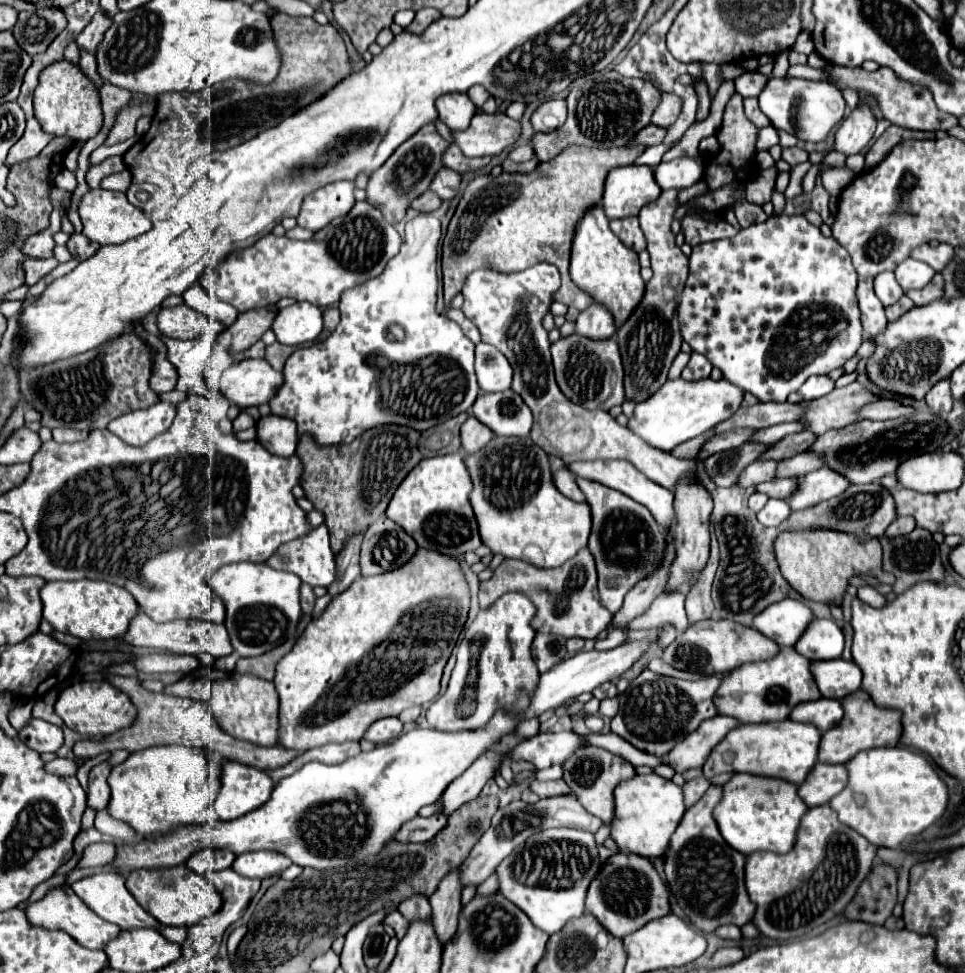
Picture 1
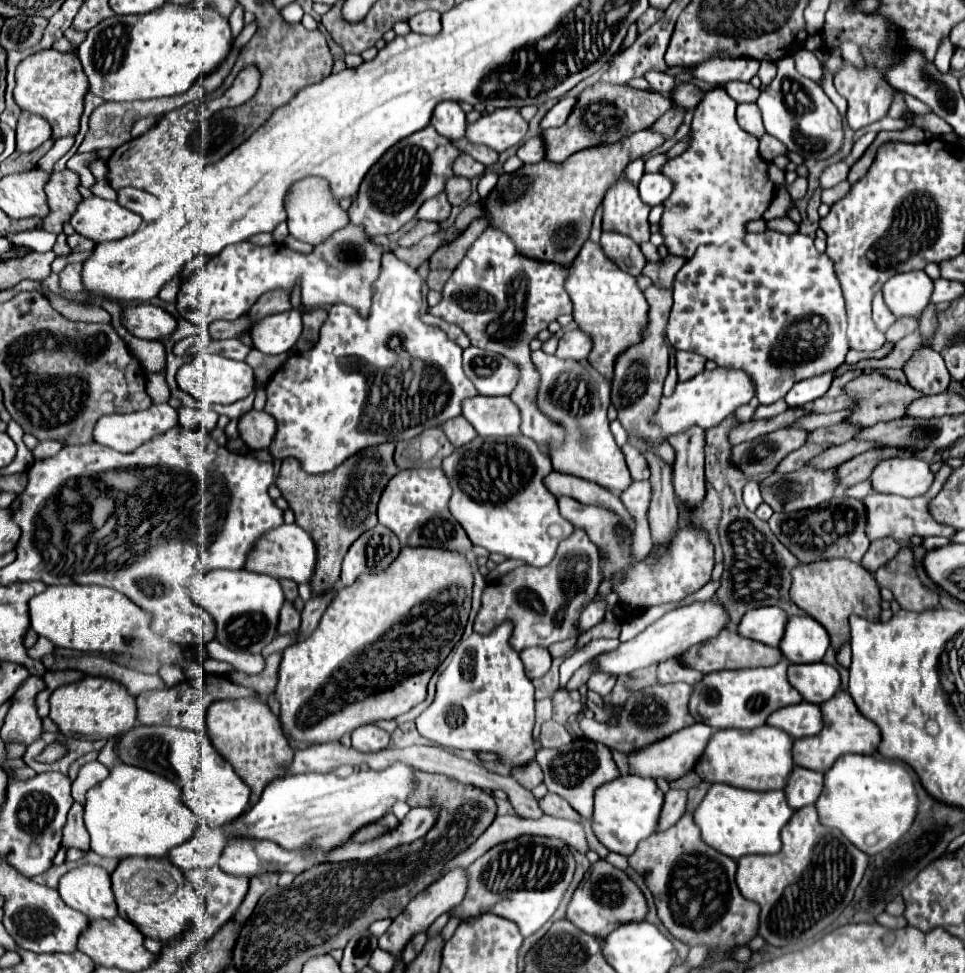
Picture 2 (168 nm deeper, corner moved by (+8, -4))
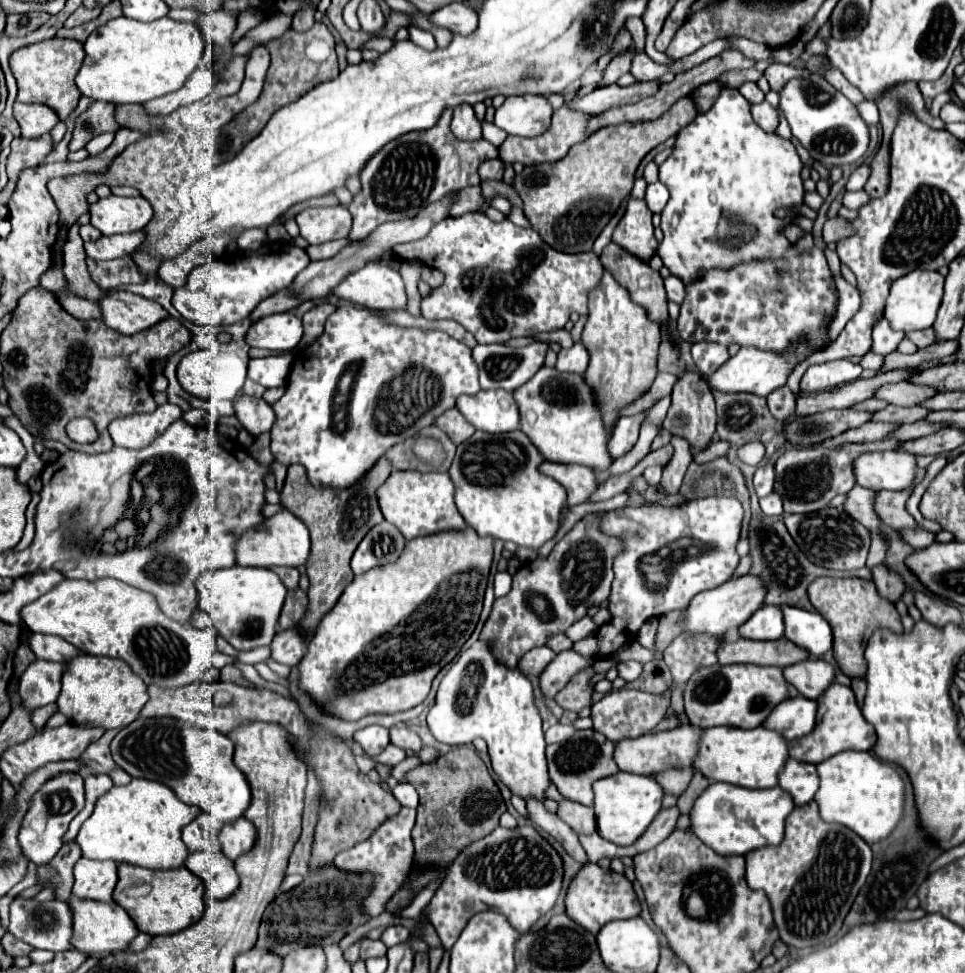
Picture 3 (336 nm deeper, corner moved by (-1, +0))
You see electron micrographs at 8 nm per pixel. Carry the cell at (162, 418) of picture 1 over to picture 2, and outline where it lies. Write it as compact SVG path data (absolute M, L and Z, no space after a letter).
M153 404L151 408L141 410L141 412L133 412L133 414L109 414L109 416L103 416L95 426L95 440L99 444L105 444L107 448L117 450L117 452L133 452L143 442L151 440L157 434L167 432L173 426L177 426L177 410L171 408L169 404Z

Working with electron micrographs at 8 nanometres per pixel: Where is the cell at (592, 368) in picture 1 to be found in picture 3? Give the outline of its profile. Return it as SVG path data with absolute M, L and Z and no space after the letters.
M542 366L536 376L514 392L520 408L520 430L542 450L544 458L560 464L582 464L596 472L608 470L614 458L608 452L612 428L604 424L596 400L596 390L586 382L584 374L560 372Z

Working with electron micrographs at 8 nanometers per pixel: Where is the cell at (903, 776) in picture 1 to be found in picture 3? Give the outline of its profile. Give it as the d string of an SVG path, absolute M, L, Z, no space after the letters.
M842 752L818 764L820 790L814 800L826 822L854 830L868 844L886 840L904 814L904 780L896 768L880 760L874 752Z

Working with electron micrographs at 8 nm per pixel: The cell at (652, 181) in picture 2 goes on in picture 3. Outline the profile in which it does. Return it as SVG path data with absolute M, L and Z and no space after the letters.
M662 182L648 184L648 188L646 188L646 202L648 202L648 208L652 212L660 212L666 206L668 198L670 198L670 192L668 192L668 188Z

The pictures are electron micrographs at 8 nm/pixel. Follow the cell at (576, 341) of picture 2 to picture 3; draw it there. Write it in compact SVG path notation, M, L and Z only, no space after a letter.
M574 342L572 348L562 348L558 352L558 362L556 368L562 372L586 372L588 368L590 354L582 342Z

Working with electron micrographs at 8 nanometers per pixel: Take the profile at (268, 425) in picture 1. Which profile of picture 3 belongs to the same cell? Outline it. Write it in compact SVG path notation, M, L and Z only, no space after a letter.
M238 396L234 400L234 410L236 418L240 424L252 434L260 436L264 432L270 432L270 428L276 422L276 414L268 402L262 398L252 398L252 396Z

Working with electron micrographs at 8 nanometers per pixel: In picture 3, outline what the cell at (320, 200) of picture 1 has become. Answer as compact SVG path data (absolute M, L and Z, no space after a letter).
M310 206L296 216L296 222L308 244L346 238L352 228L352 216L344 206Z

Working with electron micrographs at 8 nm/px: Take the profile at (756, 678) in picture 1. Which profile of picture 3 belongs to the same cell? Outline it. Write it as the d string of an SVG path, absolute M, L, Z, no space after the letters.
M714 664L692 674L684 688L684 708L690 724L694 726L756 728L770 716L774 706L794 696L798 696L798 690L790 682L786 682L782 668L778 666L766 668L754 664Z

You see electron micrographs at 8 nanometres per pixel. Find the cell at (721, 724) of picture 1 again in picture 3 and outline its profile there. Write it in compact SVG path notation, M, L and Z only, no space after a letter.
M686 722L678 728L666 730L662 734L646 734L646 736L638 736L632 740L622 740L616 744L614 760L620 770L644 774L644 776L654 776L654 774L670 770L670 768L692 768L694 760L698 756L698 744L700 744L702 732L704 732L704 728L692 726L690 722Z

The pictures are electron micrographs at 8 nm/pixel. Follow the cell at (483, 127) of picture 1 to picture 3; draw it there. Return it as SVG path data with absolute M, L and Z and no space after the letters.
M508 98L504 106L496 110L494 124L506 134L534 138L550 126L552 108L546 98Z

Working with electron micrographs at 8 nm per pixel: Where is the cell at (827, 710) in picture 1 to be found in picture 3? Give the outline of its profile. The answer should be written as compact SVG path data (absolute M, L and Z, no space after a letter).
M802 696L790 698L772 710L764 726L770 730L778 730L780 734L784 734L786 740L802 738L816 726L816 708L818 704L814 700Z

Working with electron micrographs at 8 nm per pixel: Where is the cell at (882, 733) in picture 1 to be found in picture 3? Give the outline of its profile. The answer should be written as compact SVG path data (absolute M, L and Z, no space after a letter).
M834 682L834 686L830 686L830 690L826 690L826 694L822 694L822 698L818 700L818 726L808 736L790 742L790 758L800 762L810 762L810 764L820 764L838 752L872 750L874 744L876 744L874 726L868 724L860 714L852 688Z

